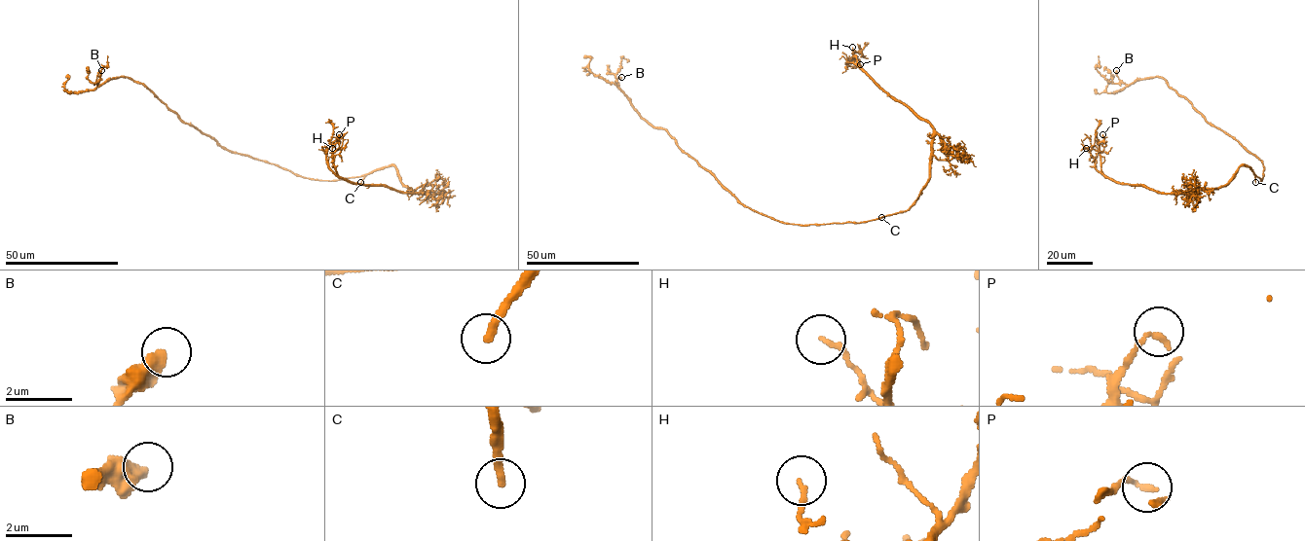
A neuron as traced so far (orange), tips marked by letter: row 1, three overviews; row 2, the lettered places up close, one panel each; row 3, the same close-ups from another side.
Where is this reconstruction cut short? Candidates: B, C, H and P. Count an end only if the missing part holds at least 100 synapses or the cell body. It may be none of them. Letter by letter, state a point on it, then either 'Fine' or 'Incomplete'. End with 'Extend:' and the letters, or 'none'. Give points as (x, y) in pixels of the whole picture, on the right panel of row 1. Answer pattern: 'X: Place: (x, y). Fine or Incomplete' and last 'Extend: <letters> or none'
B: Place: (1116, 70). Fine
C: Place: (1255, 182). Incomplete
H: Place: (1086, 148). Fine
P: Place: (1102, 134). Fine
Extend: C

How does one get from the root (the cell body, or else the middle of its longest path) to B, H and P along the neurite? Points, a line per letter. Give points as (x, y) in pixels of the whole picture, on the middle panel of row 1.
B: (829, 224), (790, 224), (745, 207), (663, 128), (654, 127), (641, 116), (618, 87), (617, 79), (621, 77)
H: (829, 224), (864, 222), (906, 211), (929, 177), (932, 127), (875, 81), (858, 64), (852, 47)
P: (829, 224), (864, 222), (906, 211), (929, 177), (932, 127), (847, 61), (858, 59), (860, 64)

